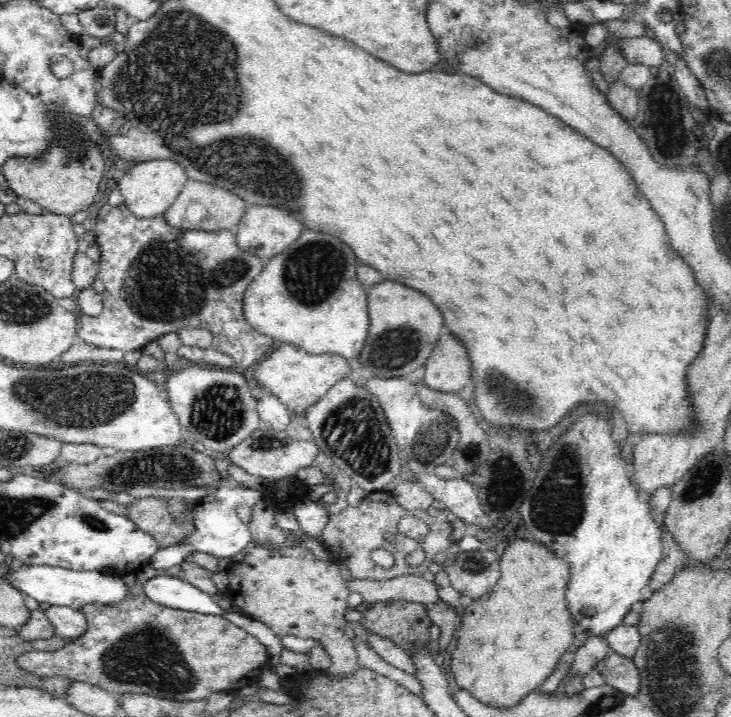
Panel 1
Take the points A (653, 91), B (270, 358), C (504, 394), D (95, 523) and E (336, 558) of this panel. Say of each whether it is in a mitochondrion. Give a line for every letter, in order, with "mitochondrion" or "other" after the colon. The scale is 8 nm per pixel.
A: mitochondrion
B: other
C: mitochondrion
D: mitochondrion
E: other

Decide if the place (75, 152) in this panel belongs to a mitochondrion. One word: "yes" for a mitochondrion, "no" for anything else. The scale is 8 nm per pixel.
yes

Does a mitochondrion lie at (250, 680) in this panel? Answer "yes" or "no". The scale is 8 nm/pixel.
no

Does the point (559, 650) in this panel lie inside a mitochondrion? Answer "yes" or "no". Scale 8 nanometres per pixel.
no

